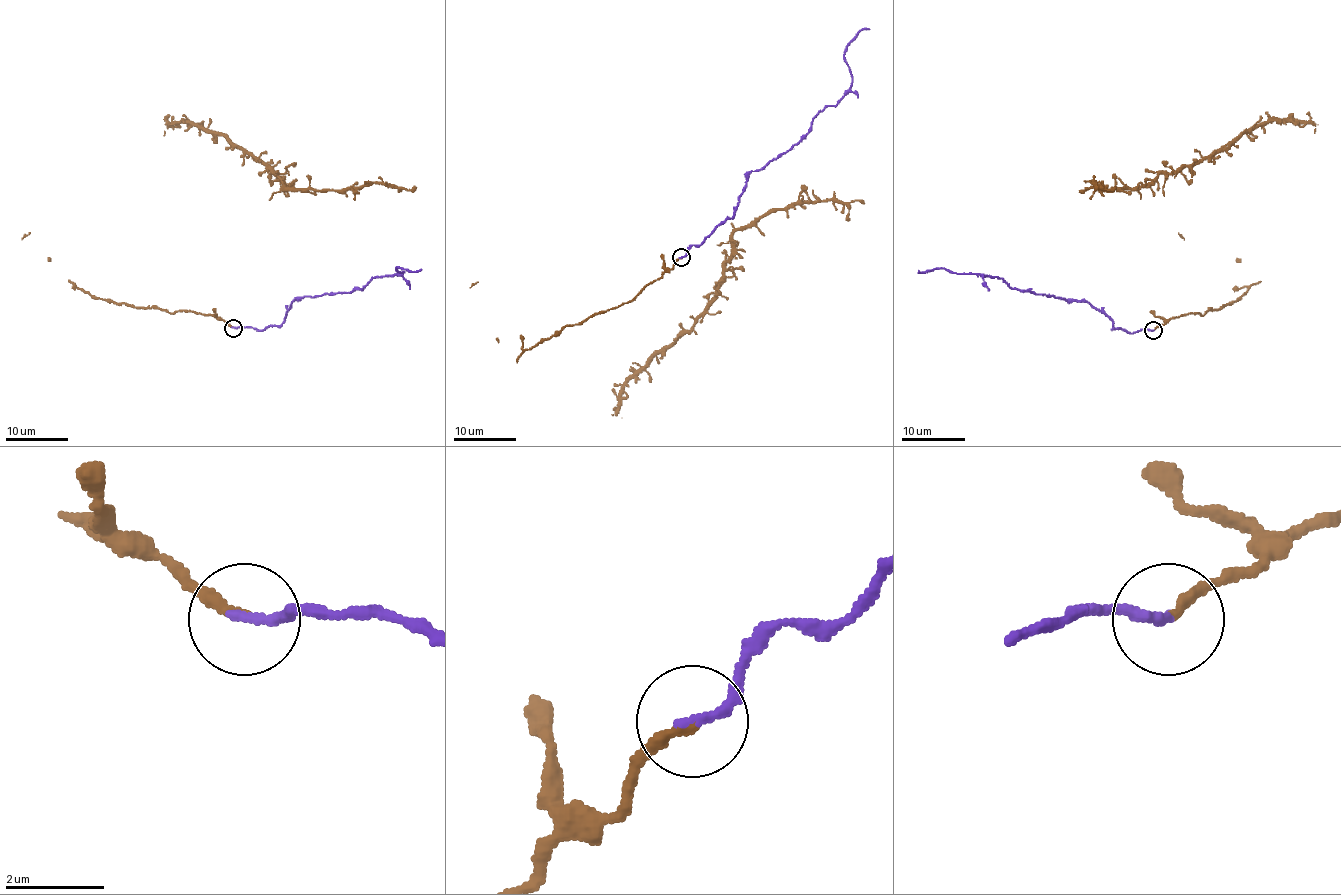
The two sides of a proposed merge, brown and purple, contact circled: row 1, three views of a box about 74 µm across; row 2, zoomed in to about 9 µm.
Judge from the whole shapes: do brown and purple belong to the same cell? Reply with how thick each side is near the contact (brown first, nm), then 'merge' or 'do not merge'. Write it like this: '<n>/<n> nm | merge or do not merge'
200/200 nm | merge

